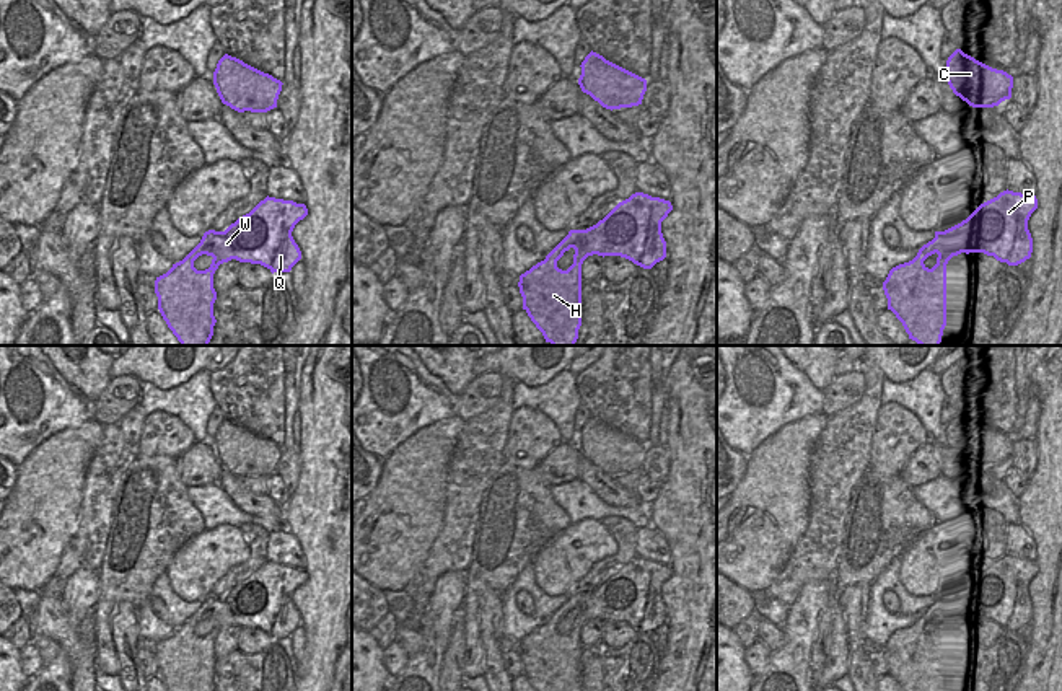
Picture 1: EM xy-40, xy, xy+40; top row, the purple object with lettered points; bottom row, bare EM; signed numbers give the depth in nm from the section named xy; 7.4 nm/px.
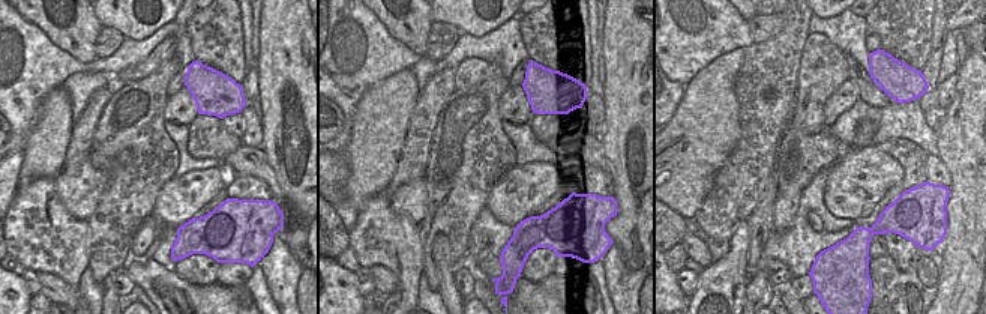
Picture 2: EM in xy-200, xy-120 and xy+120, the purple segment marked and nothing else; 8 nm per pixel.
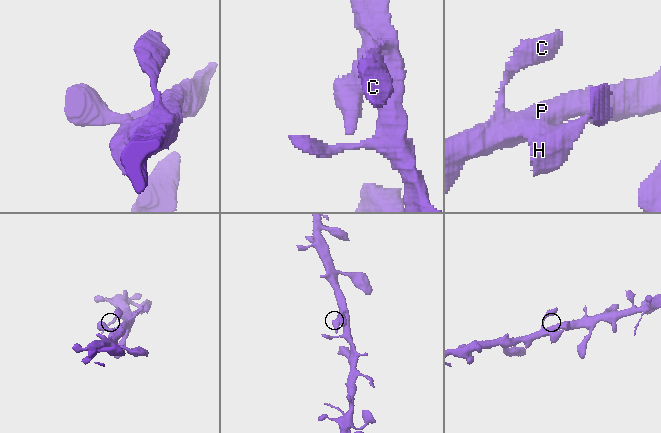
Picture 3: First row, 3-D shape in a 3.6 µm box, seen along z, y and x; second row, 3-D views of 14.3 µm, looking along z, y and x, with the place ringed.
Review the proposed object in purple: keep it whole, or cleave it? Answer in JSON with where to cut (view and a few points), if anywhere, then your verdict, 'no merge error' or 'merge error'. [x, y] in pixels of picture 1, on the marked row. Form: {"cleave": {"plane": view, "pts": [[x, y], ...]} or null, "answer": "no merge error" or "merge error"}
{"cleave": null, "answer": "no merge error"}

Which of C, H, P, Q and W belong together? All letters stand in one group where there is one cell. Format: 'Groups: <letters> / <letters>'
Groups: C H P Q W.

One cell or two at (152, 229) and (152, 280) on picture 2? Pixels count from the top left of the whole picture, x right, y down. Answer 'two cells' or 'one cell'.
two cells

